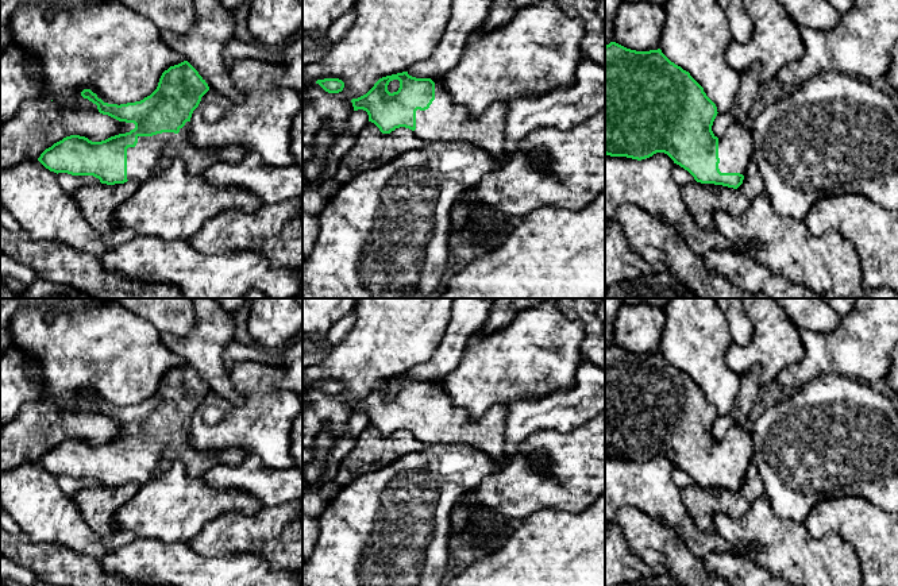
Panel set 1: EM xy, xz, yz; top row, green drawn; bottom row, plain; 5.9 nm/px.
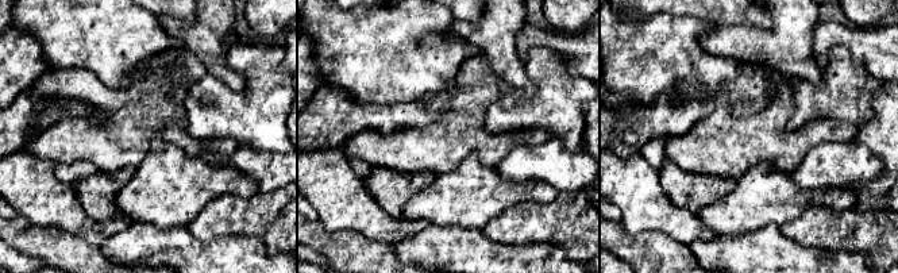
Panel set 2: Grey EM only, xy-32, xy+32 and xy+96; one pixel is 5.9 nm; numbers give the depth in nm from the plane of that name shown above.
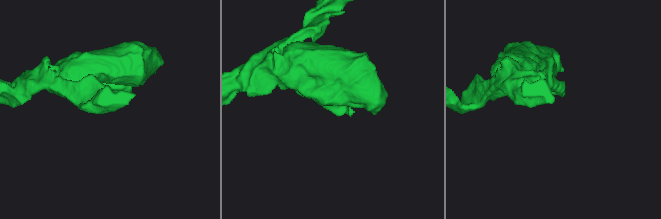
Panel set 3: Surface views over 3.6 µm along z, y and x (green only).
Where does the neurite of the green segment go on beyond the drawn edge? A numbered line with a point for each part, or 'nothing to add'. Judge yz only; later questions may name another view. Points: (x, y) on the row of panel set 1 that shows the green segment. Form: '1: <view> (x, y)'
1: yz (735, 150)

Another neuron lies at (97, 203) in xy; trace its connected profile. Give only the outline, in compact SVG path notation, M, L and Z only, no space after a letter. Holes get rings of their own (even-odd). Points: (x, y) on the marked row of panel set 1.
M135 181L115 185L85 185L74 192L73 197L88 224L105 235L116 230L113 213L126 200L134 196L136 186Z

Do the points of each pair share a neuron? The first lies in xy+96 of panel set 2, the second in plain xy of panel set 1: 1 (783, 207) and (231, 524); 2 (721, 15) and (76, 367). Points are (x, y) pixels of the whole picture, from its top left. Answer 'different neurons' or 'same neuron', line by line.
1: different neurons
2: different neurons

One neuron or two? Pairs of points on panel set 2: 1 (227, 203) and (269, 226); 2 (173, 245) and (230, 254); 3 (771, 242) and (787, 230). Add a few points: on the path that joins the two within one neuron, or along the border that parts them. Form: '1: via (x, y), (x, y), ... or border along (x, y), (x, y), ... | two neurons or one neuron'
1: via (238, 214), (241, 216), (258, 216) | one neuron
2: via (187, 254), (216, 254) | one neuron
3: border along (778, 227), (790, 239), (812, 246) | two neurons

